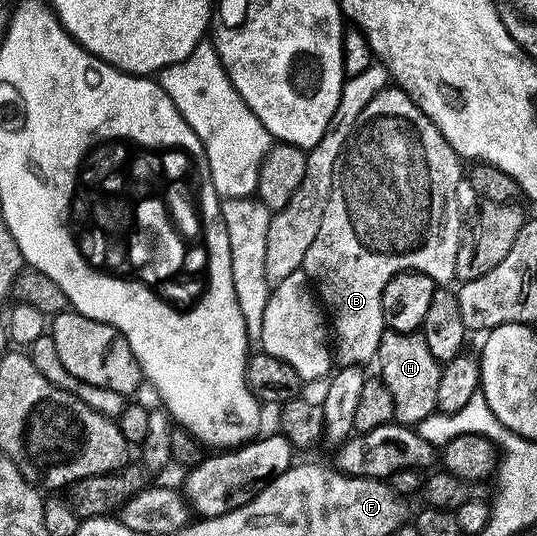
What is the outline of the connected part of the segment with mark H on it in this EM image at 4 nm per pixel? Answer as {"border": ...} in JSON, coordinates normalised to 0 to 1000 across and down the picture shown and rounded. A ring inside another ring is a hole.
{"border":[[[721,612],[708,634],[702,683],[711,715],[723,724],[723,731],[730,731],[734,785],[741,793],[777,797],[782,784],[816,765],[812,724],[819,724],[823,683],[812,672],[812,664],[797,657],[797,642],[790,642],[784,621],[754,623]]]}

